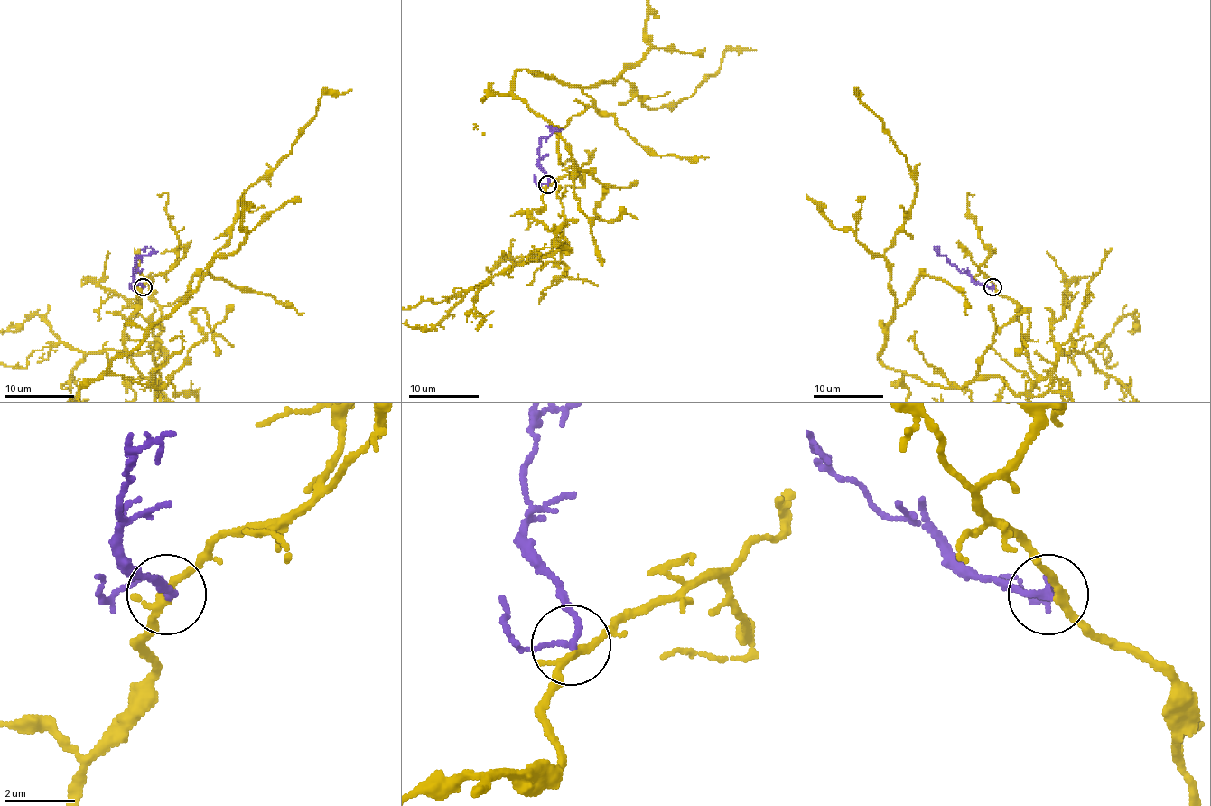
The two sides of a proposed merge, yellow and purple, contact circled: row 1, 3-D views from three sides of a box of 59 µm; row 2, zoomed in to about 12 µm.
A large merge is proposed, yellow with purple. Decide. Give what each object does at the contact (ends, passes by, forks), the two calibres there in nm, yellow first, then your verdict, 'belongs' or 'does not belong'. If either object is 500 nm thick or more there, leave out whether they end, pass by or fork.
yellow passes by; purple passes by; 200 nm thick on the yellow side, 150 nm on the other; belongs

